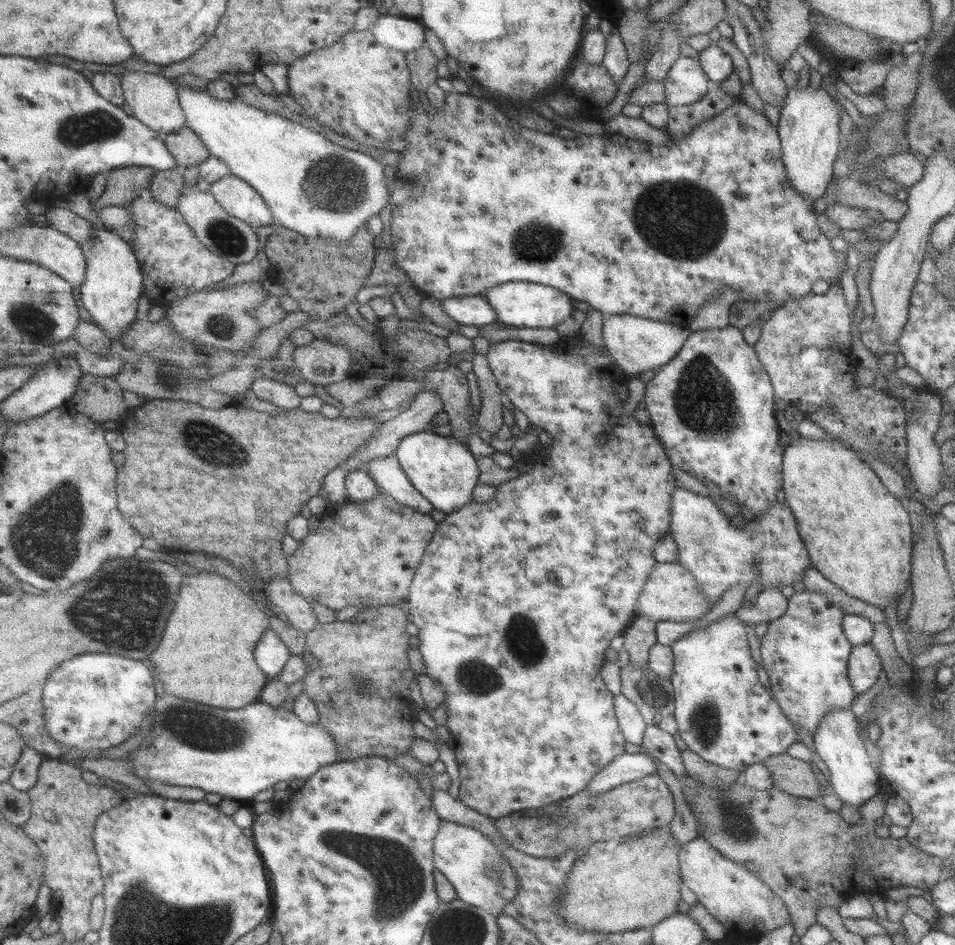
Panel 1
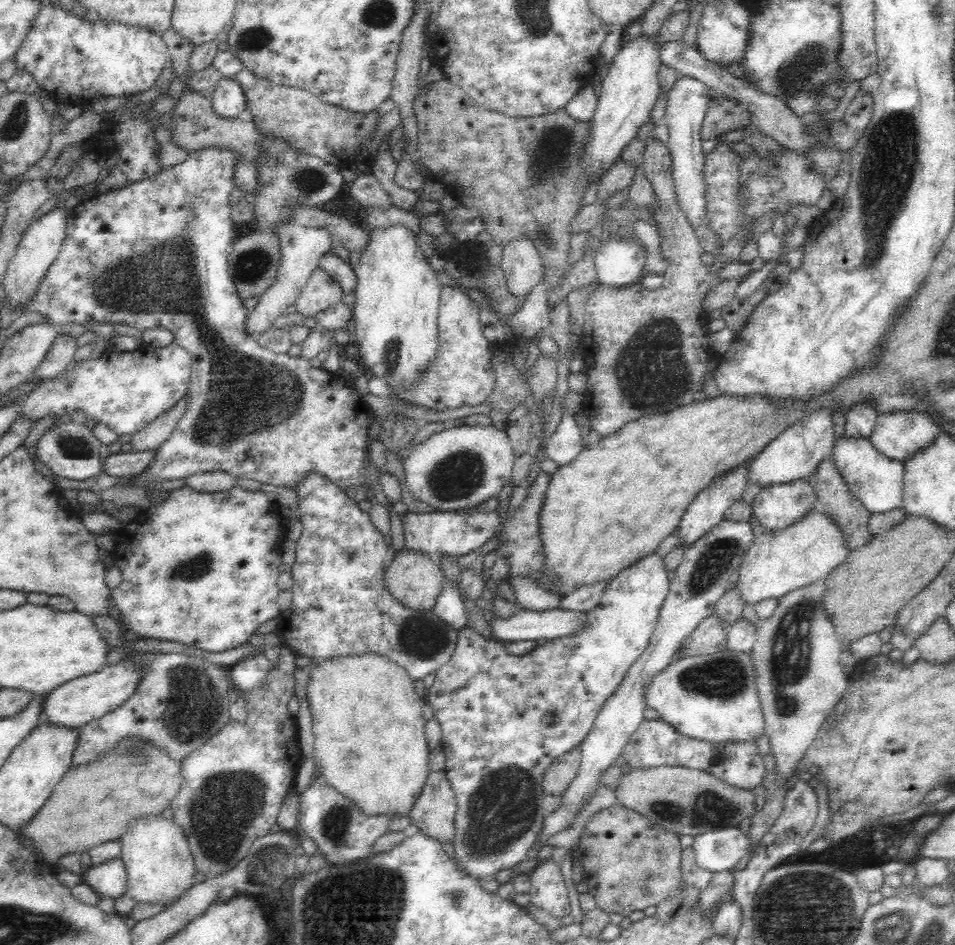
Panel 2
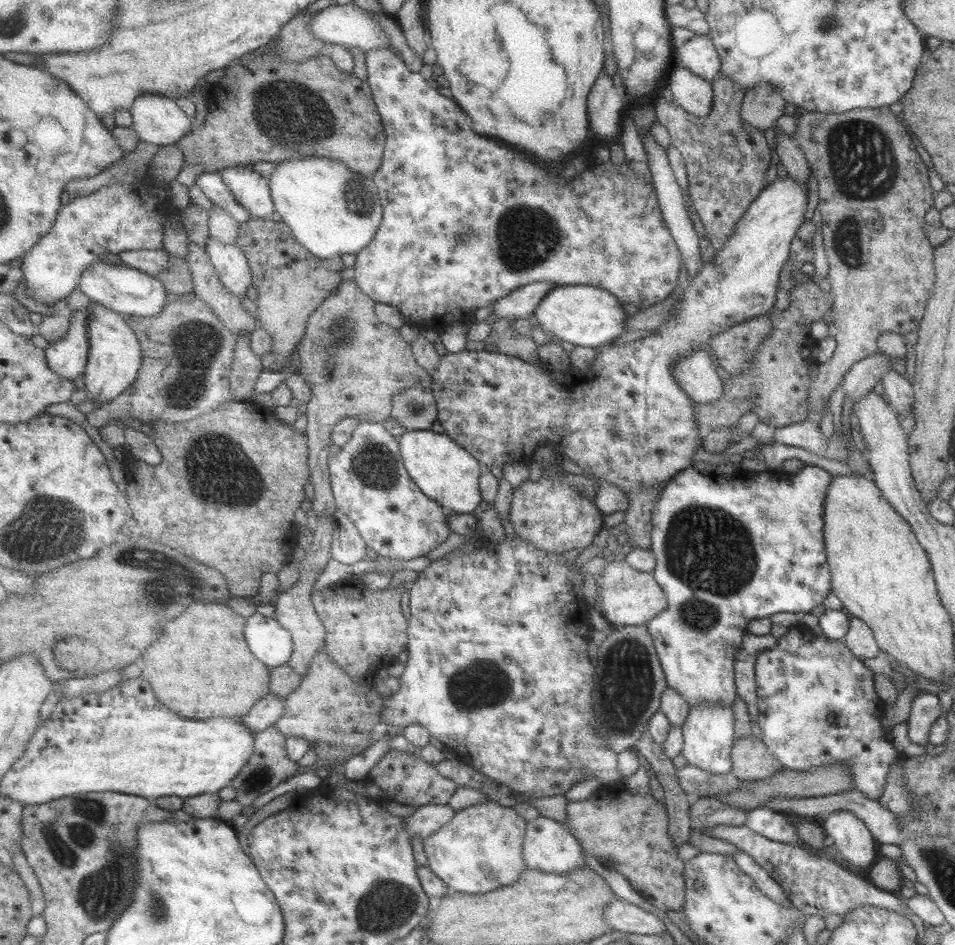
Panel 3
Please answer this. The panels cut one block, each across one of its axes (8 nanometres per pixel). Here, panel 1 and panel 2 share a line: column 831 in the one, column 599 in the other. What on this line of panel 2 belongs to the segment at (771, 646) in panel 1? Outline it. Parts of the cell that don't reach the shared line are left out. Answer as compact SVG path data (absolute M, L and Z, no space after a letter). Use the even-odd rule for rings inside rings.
M652 551L640 561L624 568L618 573L618 576L612 578L605 586L600 604L592 608L590 612L586 612L588 624L584 630L580 630L574 636L564 636L562 638L554 638L547 640L542 646L536 646L530 652L518 656L512 655L506 651L505 642L498 641L478 633L478 631L464 625L458 632L458 642L456 642L456 652L450 658L450 662L446 666L442 666L435 674L435 681L432 688L429 688L424 699L433 710L433 718L440 725L441 730L441 749L446 753L446 766L443 769L446 773L446 779L450 783L450 787L454 792L457 802L457 814L455 817L456 836L452 845L457 854L458 867L464 869L470 877L478 879L479 876L484 878L486 875L495 874L499 870L504 870L527 860L526 853L530 850L535 841L538 831L542 830L542 824L547 817L543 808L542 797L543 792L543 775L555 761L568 750L572 750L574 746L580 745L584 735L593 725L596 715L600 712L602 706L608 697L617 689L622 682L627 670L642 656L645 648L648 646L652 634L658 622L659 612L668 596L670 588L671 573L664 565L664 557L658 551Z

